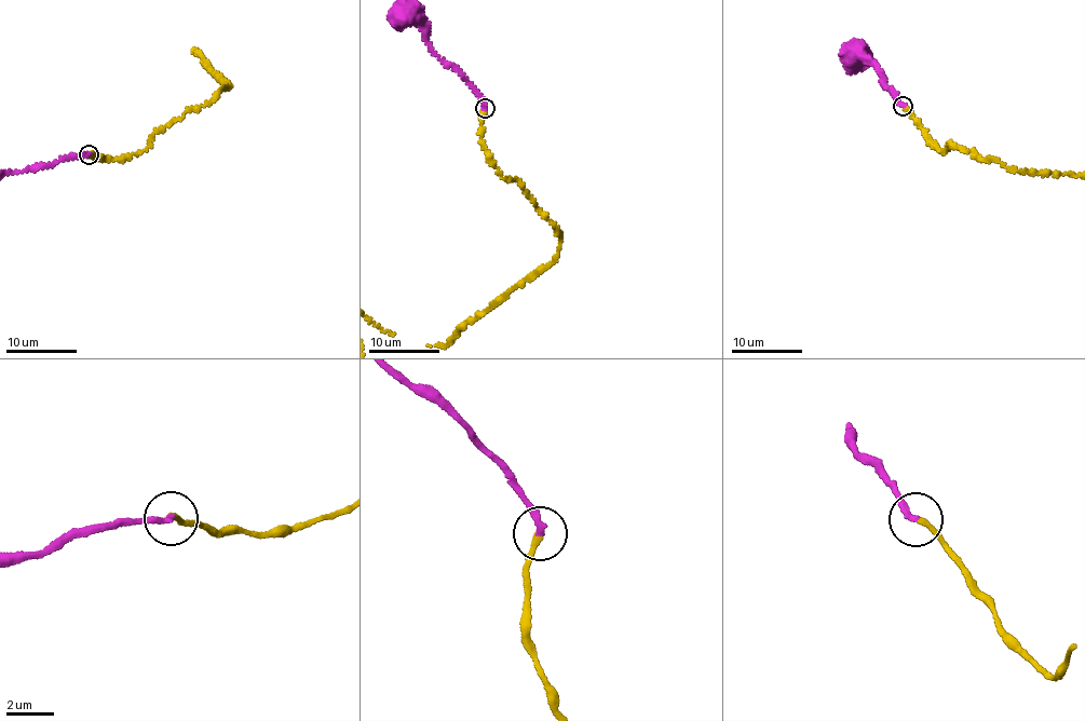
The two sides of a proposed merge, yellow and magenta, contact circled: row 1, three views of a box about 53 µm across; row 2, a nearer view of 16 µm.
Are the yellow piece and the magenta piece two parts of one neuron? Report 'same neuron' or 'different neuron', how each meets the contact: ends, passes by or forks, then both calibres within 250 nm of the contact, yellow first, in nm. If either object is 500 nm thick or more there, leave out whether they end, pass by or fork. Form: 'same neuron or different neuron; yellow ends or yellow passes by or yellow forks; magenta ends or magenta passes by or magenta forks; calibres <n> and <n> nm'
same neuron; yellow ends; magenta ends; calibres 240 and 280 nm

